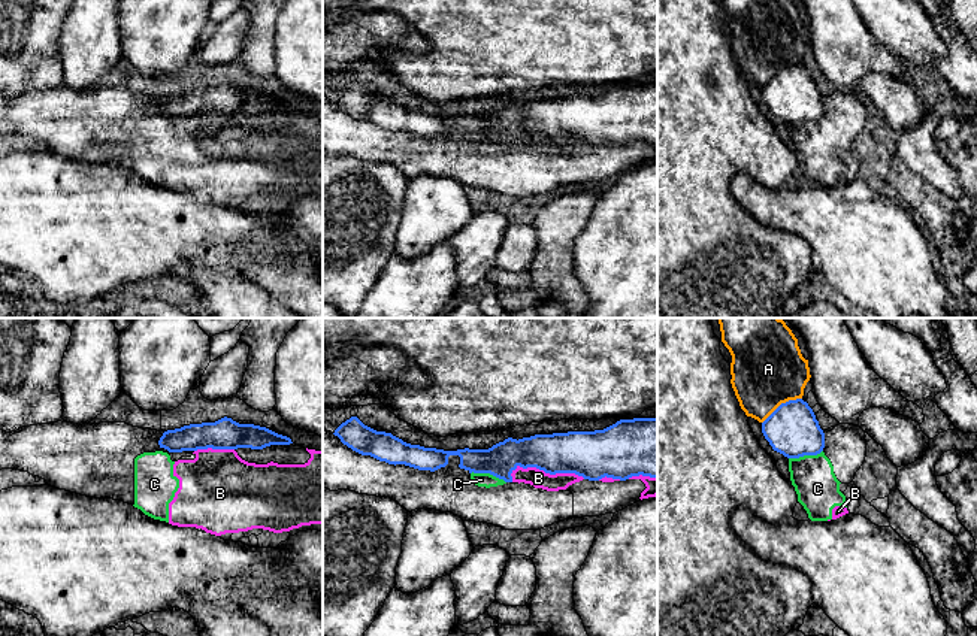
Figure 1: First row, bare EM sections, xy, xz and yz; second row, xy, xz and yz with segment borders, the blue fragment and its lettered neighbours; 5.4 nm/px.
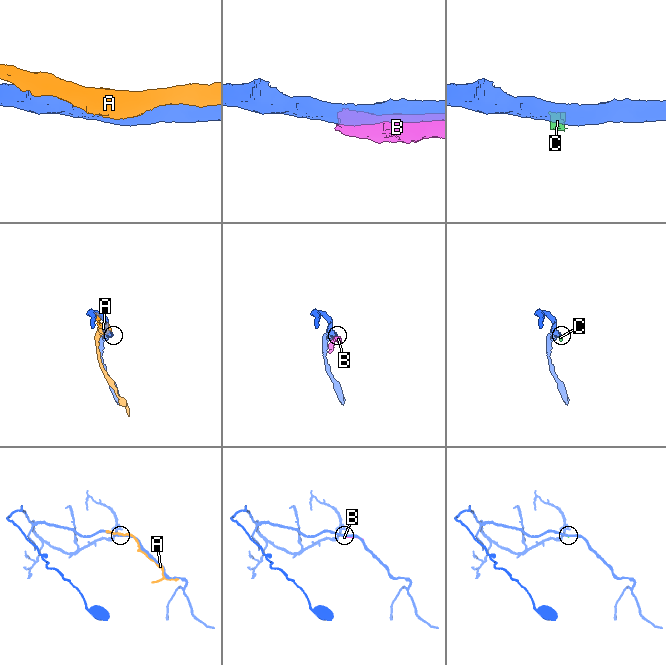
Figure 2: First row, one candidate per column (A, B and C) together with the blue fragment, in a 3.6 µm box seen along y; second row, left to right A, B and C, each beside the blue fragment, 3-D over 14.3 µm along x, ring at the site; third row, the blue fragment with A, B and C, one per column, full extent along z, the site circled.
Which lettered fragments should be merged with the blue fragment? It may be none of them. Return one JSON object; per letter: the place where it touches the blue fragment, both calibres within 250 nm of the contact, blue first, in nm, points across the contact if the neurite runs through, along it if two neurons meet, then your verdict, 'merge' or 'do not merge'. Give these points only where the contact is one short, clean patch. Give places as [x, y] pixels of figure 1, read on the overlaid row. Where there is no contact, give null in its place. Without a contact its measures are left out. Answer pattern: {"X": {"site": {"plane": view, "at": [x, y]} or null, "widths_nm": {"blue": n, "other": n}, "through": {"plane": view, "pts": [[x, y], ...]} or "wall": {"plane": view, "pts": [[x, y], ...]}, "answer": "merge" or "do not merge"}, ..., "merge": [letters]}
{"A": {"site": {"plane": "yz", "at": [782, 403]}, "widths_nm": {"blue": 280, "other": 400}, "answer": "do not merge"}, "B": {"site": {"plane": "xz", "at": [547, 472]}, "widths_nm": {"blue": 260, "other": 100}, "answer": "do not merge"}, "C": {"site": {"plane": "xz", "at": [489, 472]}, "widths_nm": {"blue": 170, "other": 80}, "wall": {"plane": "xz", "pts": [[471, 472], [489, 472], [505, 482]]}, "answer": "do not merge"}, "merge": []}

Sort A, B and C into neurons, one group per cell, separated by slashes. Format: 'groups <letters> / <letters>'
groups A / B C

